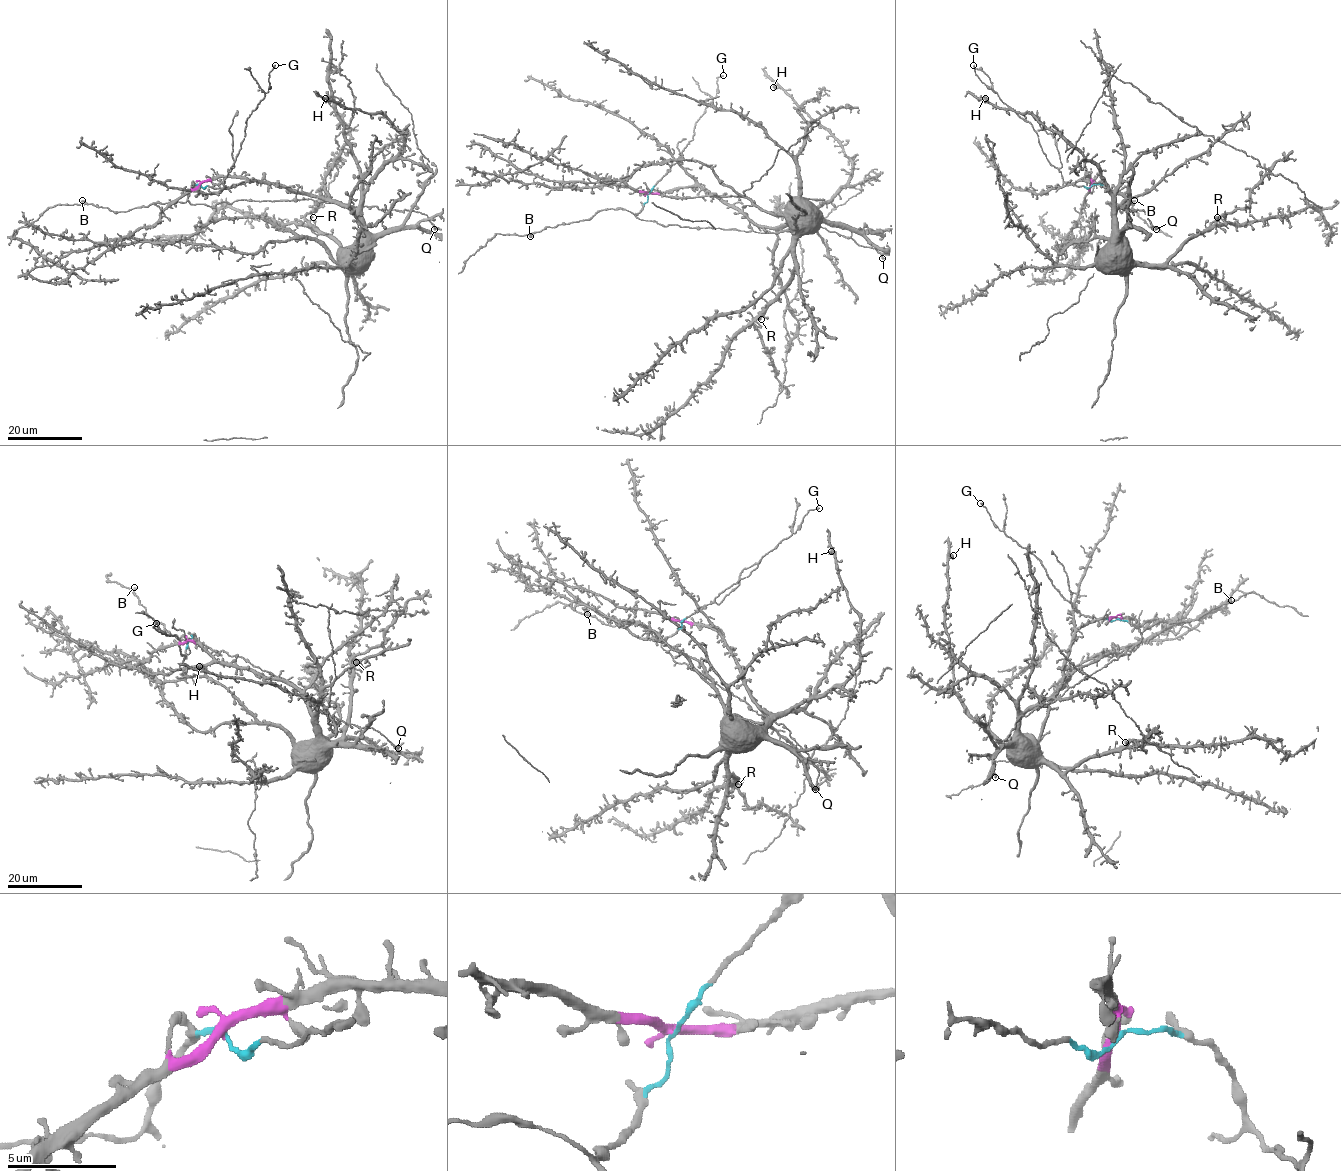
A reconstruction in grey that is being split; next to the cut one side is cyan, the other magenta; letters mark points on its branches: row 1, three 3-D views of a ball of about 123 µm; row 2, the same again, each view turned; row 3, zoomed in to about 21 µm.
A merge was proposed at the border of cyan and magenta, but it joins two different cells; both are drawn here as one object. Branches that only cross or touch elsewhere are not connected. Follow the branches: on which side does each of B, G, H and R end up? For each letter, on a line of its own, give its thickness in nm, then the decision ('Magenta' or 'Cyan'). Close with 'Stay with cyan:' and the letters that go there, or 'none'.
B: Thickness 360 nm. Cyan
G: Thickness 200 nm. Cyan
H: Thickness 400 nm. Magenta
R: Thickness 440 nm. Magenta
Stay with cyan: B, G

